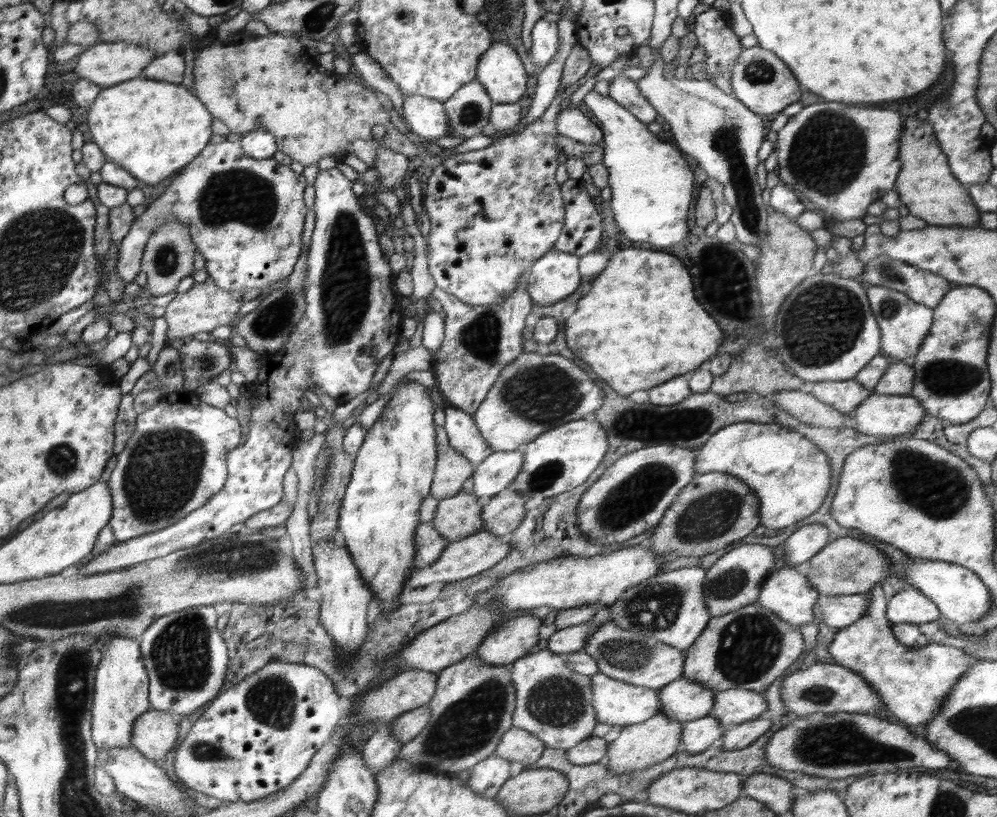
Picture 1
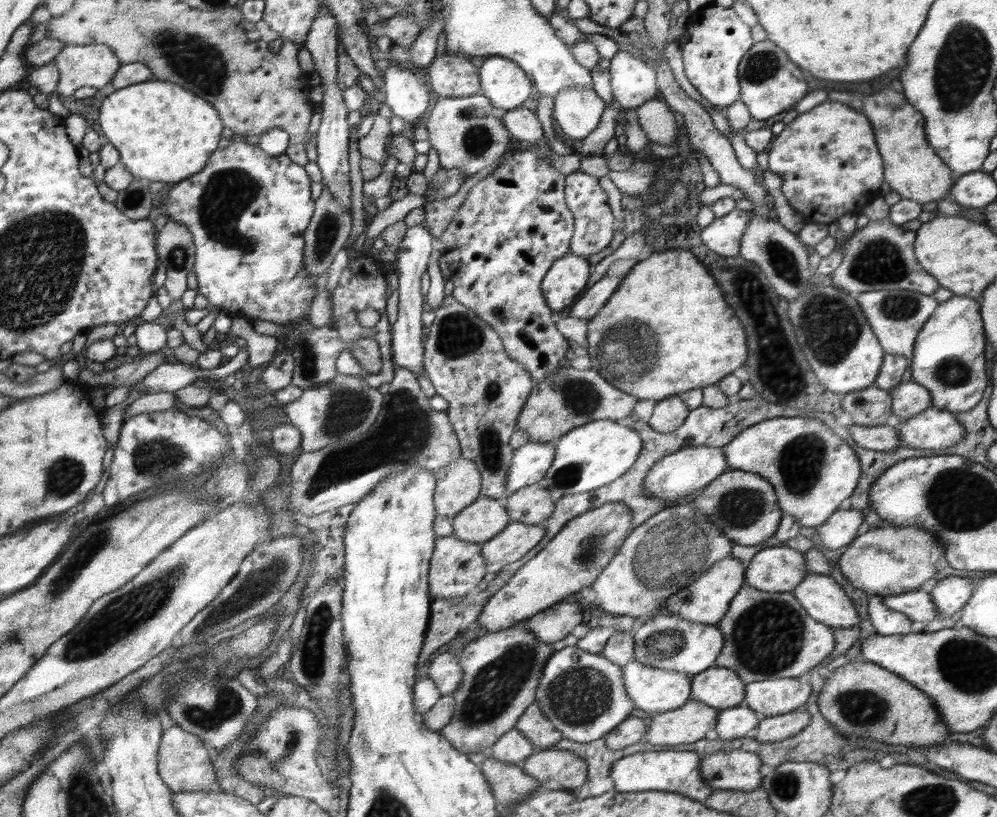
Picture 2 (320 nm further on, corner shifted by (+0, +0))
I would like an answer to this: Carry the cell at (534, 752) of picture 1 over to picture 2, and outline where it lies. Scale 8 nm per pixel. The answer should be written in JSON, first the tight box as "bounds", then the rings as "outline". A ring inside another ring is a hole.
{"bounds":[516,702,564,750],"outline":[[[534,702],[525,711],[516,727],[530,739],[537,750],[555,748],[556,744],[564,738],[564,733],[554,728],[548,716],[542,712],[541,705],[537,702]]]}

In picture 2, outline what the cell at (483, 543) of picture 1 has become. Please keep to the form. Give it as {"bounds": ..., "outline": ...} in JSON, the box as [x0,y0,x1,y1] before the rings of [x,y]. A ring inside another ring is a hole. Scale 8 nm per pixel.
{"bounds":[482,521,546,564],"outline":[[[511,521],[504,531],[482,543],[482,557],[488,564],[517,563],[518,560],[530,555],[530,550],[544,538],[545,534],[546,527],[542,524],[531,525]]]}

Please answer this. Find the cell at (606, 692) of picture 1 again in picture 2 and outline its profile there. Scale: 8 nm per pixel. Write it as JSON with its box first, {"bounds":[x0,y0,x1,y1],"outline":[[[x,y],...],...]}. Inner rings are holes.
{"bounds":[623,661,692,715],"outline":[[[630,661],[623,666],[626,692],[633,700],[635,708],[654,715],[676,710],[692,699],[692,680],[690,675],[652,668],[650,665]]]}

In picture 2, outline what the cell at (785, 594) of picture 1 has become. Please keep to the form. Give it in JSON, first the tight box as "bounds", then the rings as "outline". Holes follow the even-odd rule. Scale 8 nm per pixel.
{"bounds":[792,573,860,628],"outline":[[[811,573],[801,580],[792,594],[801,601],[806,612],[822,624],[837,628],[858,626],[860,622],[856,608],[830,575]]]}

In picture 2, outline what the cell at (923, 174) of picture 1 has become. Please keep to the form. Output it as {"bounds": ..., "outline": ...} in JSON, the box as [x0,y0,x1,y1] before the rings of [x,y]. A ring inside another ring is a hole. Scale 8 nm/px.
{"bounds":[828,88,955,204],"outline":[[[892,88],[880,90],[870,96],[860,92],[830,92],[828,100],[850,104],[850,108],[864,112],[869,117],[883,160],[883,175],[892,191],[897,192],[902,199],[916,200],[921,204],[938,202],[948,196],[955,181],[952,169],[928,144],[925,139],[924,115],[908,106],[904,93],[898,94]]]}

